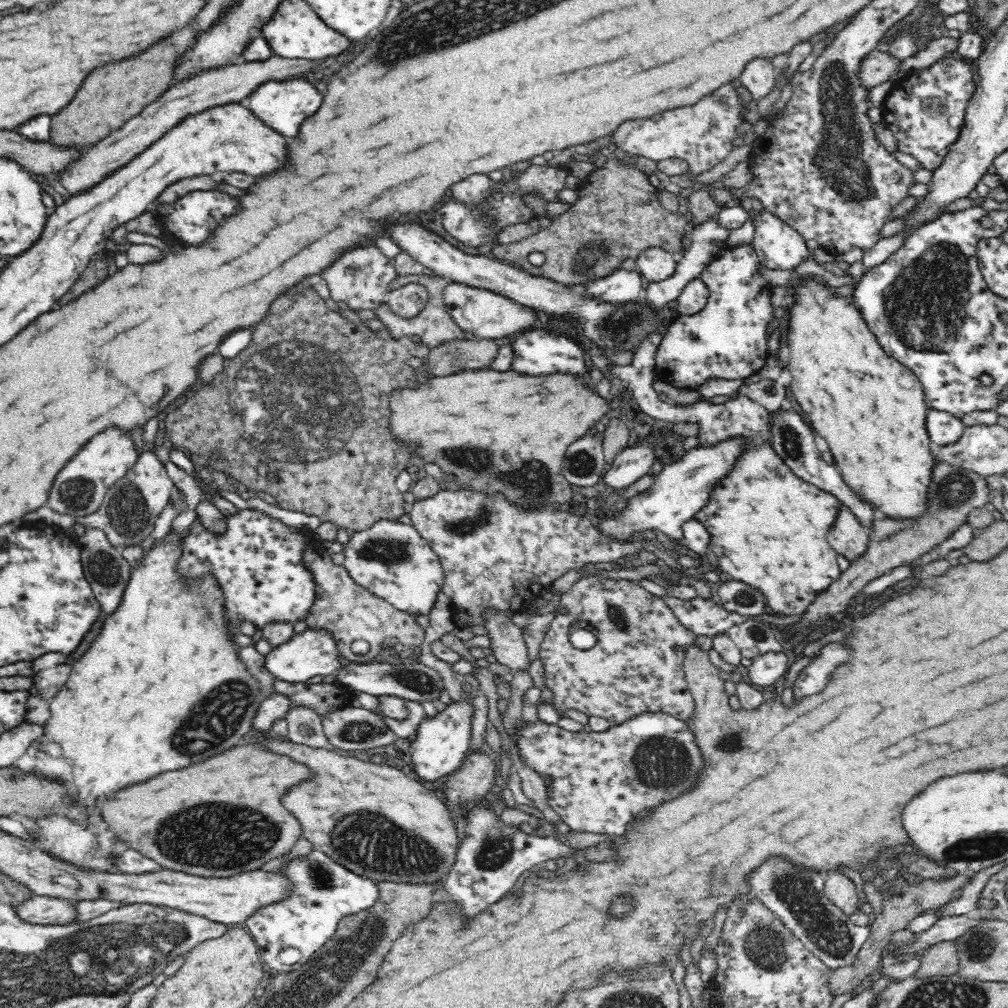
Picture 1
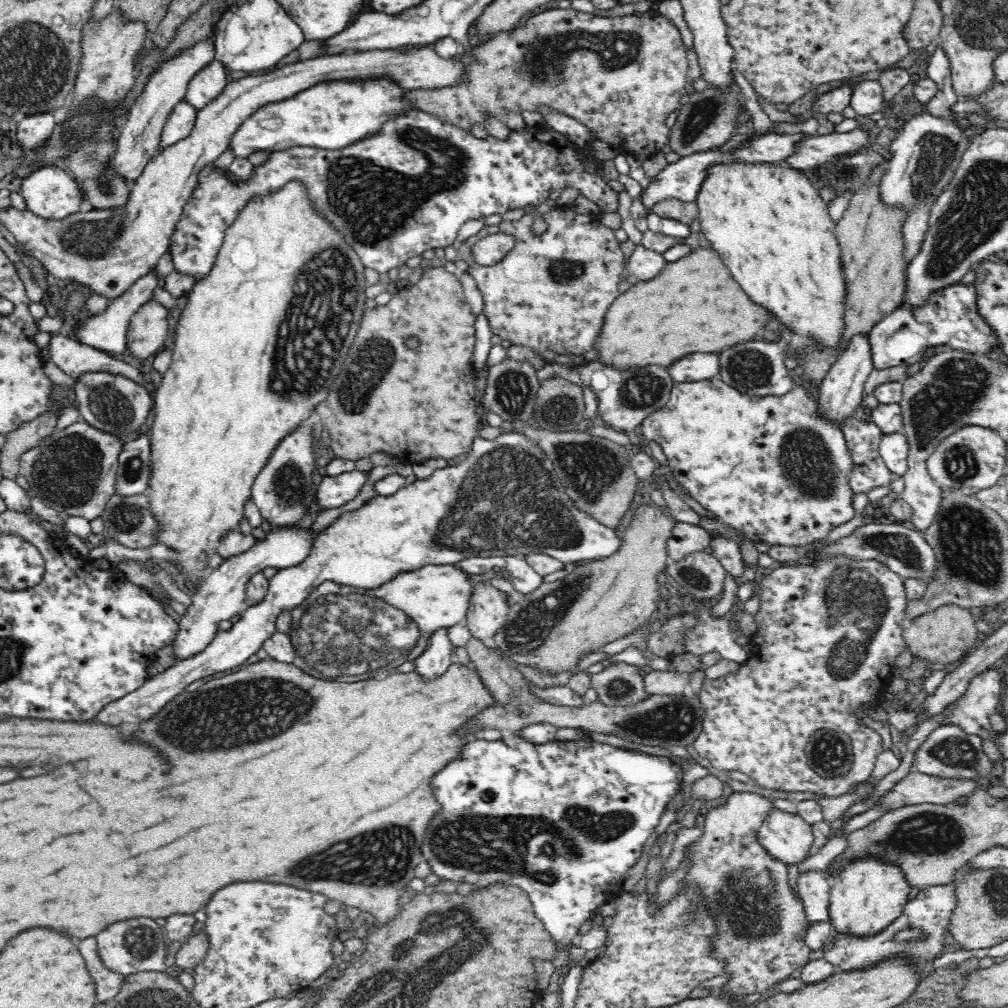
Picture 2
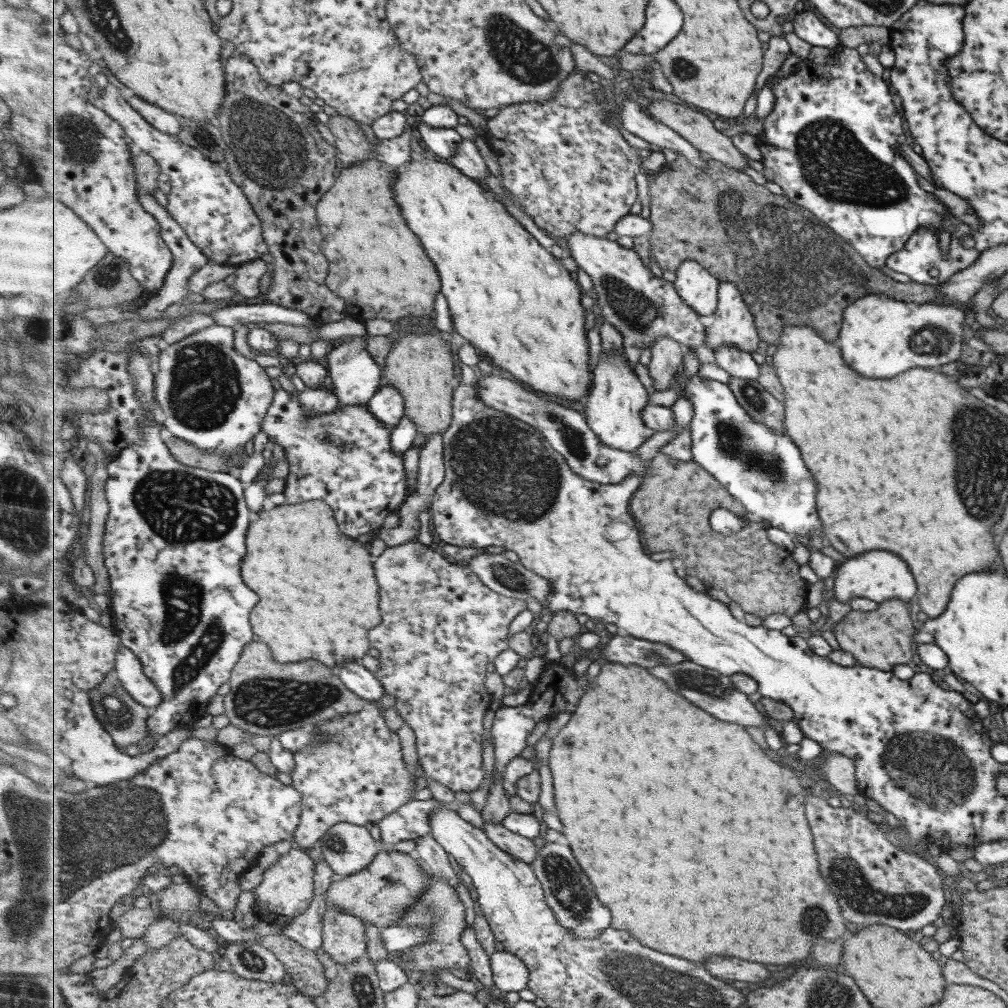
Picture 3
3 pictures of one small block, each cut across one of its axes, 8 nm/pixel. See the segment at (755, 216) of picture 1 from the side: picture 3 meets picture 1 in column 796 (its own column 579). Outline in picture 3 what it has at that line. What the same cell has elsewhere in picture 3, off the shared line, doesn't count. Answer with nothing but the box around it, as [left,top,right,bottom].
[565,232,708,367]

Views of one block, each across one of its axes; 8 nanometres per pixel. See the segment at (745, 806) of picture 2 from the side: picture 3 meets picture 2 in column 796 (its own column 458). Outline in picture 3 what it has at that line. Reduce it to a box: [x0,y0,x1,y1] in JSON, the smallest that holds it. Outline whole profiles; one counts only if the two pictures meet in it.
[399,872,472,974]

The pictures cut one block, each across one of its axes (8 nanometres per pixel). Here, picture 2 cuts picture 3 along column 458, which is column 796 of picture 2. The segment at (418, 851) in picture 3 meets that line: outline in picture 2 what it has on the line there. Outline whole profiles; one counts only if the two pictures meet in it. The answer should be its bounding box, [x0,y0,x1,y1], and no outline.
[796,870,831,924]

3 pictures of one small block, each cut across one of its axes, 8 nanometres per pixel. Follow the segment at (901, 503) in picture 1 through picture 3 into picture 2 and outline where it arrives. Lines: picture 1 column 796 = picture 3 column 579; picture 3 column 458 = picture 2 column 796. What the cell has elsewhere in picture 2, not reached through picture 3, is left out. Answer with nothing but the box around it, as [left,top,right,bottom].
[694,159,845,347]

